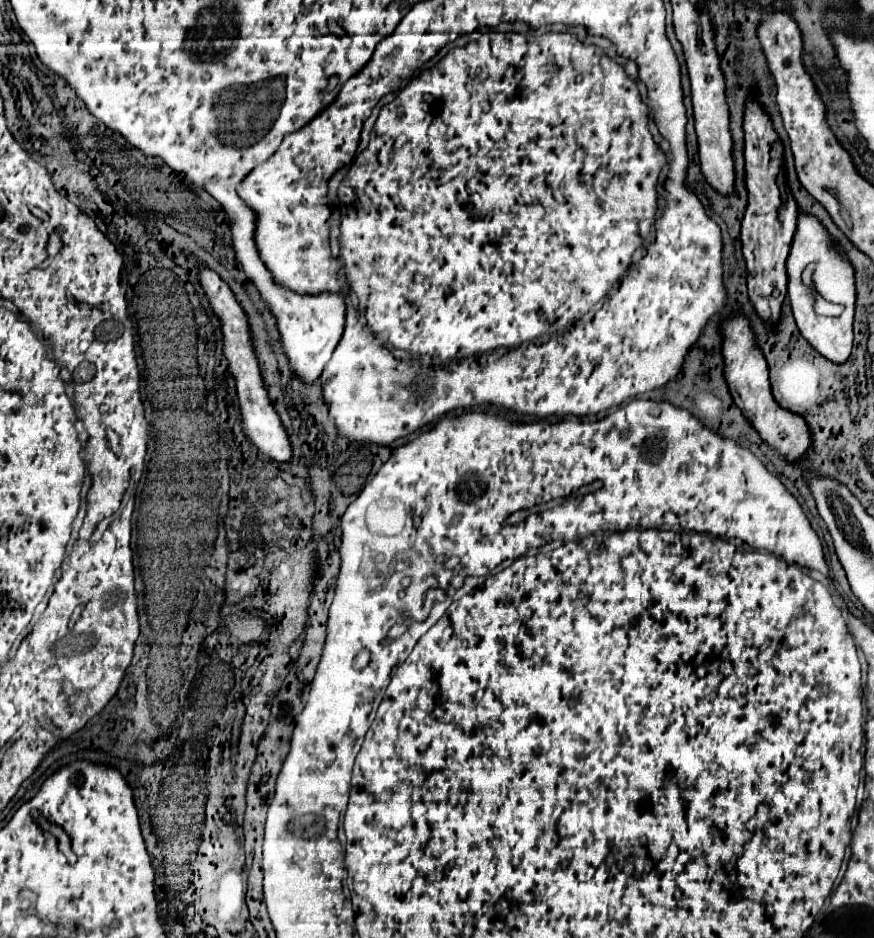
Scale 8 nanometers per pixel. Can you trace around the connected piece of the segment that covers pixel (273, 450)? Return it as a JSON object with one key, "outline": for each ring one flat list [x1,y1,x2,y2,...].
{"outline":[[209,267,199,269,199,285,205,291,205,297,209,301,209,307,213,315,221,323,221,337,223,337,223,355,227,359,227,373,235,379,237,387,237,399,239,399,239,409,241,409,241,427,243,435,249,443,255,445,255,449,269,457,271,461,289,461,291,459,291,445,289,437,279,421,279,415,273,409,273,403,267,397,267,389,263,387,261,381,261,371,259,371,259,361,253,355,251,349,251,337,249,337,249,325,247,317,241,309,241,305,235,301,233,291,229,285]]}

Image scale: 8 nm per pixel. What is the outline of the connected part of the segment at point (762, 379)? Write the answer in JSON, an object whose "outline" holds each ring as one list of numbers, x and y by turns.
{"outline":[[737,313,733,319,727,319,723,325,723,357,725,357,725,379,729,383,729,391,735,399,735,405,743,411,743,417,753,425,753,429,761,435,761,439,775,447,781,457,785,457,789,463,795,463,801,459,801,455,807,455,813,449,813,437,807,421,781,407,773,393,769,383,769,369,763,353,755,347,753,331,749,327,749,321]]}

